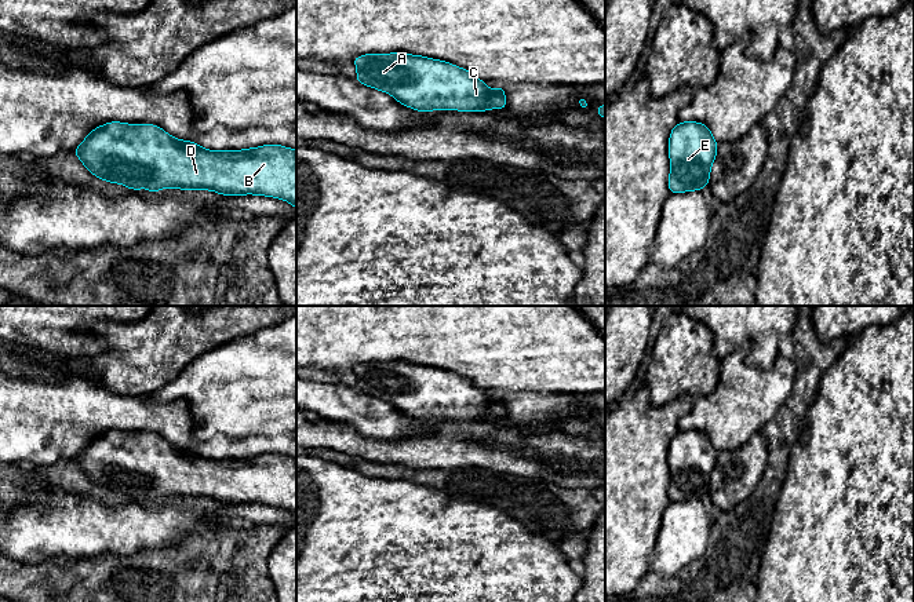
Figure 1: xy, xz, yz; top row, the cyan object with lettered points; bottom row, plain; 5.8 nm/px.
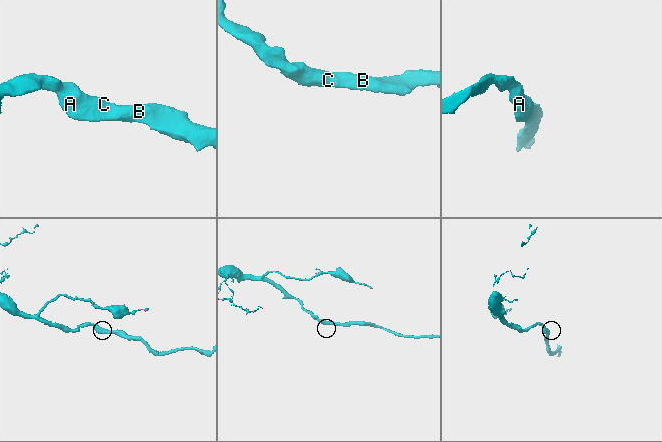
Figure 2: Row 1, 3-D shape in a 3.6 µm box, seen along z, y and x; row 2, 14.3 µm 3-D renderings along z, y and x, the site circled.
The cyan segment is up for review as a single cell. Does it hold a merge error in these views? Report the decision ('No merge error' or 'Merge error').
No merge error

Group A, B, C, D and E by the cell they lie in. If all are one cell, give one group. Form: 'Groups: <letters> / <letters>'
Groups: A B C D E

